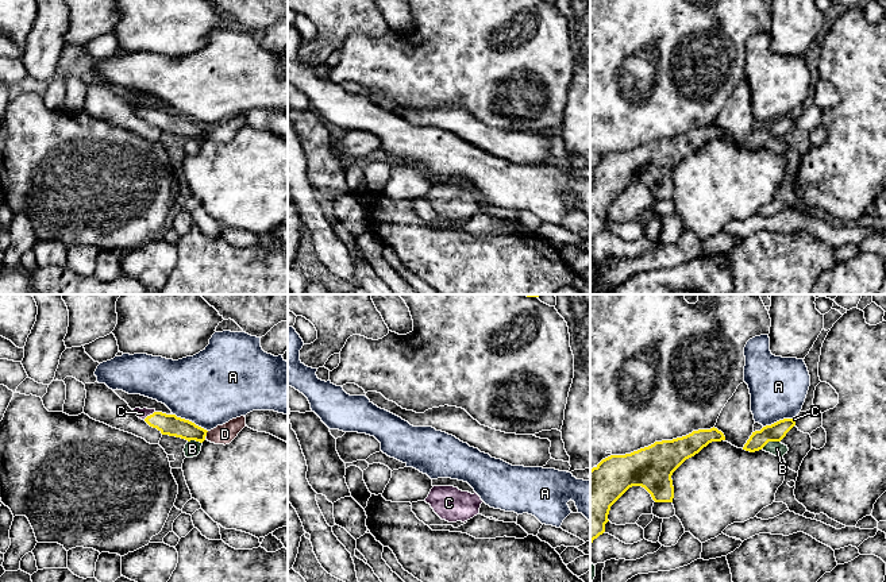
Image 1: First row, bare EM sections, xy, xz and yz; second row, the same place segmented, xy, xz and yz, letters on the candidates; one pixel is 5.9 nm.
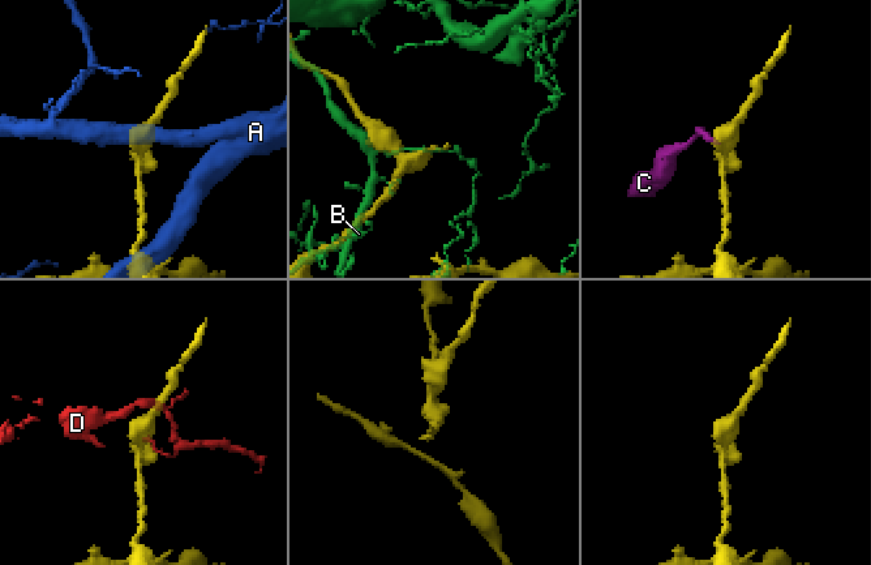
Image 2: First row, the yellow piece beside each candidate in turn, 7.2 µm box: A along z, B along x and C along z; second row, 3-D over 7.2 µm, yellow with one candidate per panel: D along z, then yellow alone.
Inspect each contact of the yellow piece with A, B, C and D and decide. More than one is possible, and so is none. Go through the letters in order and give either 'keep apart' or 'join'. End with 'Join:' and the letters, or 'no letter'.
A: keep apart
B: keep apart
C: join
D: keep apart
Join: C

